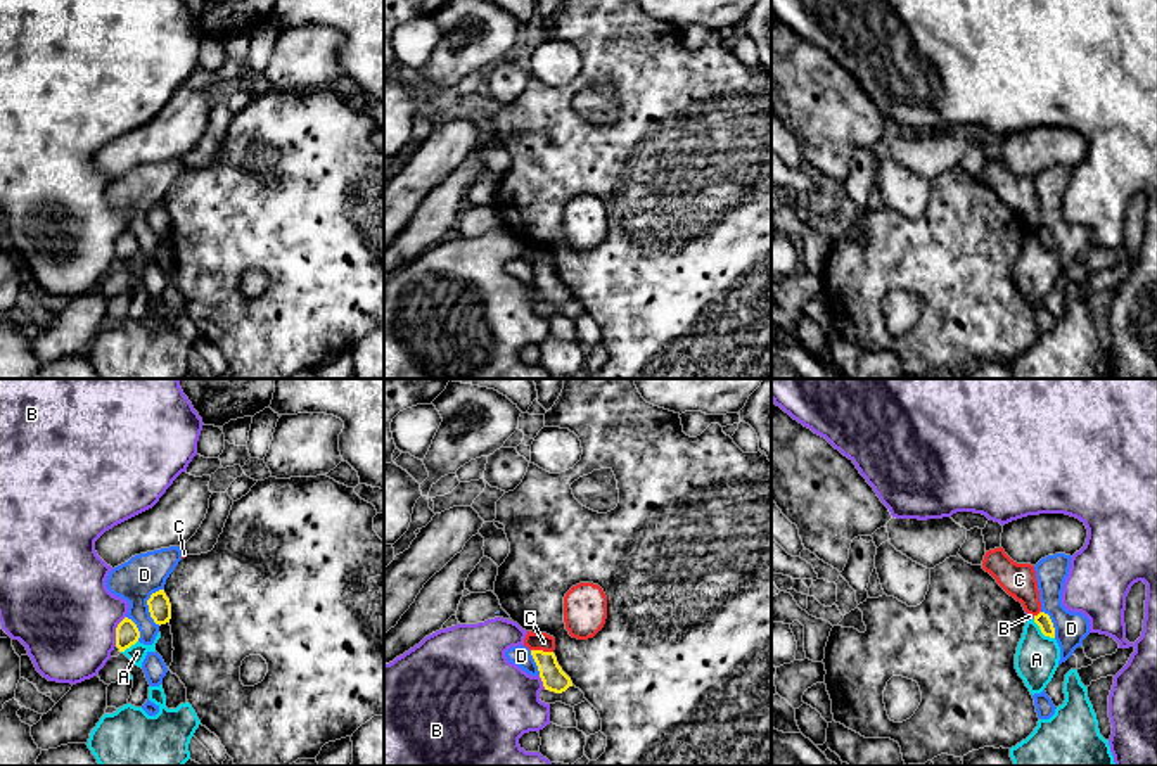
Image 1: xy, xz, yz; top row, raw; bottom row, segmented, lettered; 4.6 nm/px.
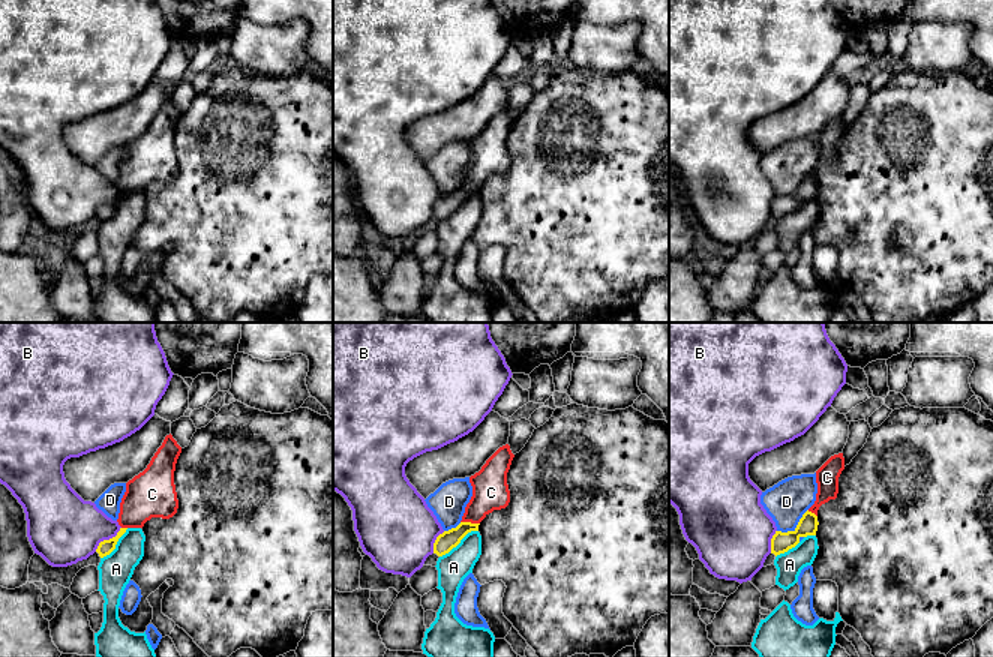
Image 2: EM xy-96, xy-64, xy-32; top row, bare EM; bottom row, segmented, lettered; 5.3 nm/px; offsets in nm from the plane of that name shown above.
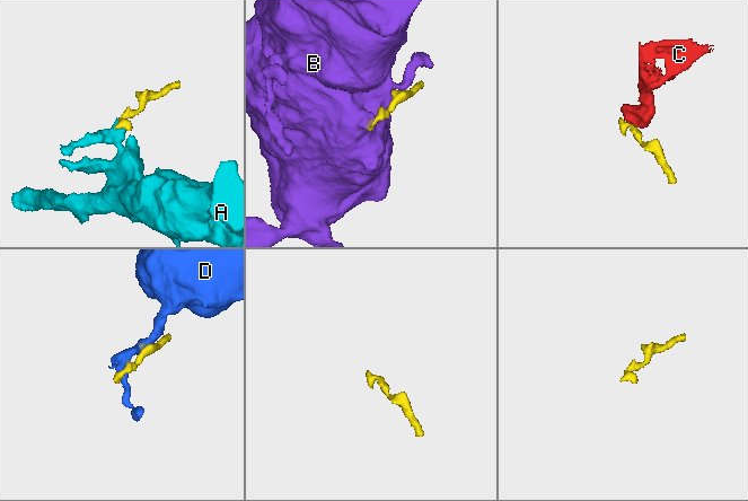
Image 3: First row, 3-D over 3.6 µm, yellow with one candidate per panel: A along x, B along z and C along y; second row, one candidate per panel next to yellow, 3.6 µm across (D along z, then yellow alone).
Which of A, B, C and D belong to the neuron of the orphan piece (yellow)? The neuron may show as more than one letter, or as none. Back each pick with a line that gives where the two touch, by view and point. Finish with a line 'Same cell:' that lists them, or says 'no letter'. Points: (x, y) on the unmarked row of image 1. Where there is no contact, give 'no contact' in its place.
C: contact xz (542, 263)
Same cell: C

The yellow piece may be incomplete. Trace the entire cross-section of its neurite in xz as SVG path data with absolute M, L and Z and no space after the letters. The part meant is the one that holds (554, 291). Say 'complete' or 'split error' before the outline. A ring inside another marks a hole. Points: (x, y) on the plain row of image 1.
split error; M527 244L524 259L531 263L531 268L538 278L540 290L545 303L562 306L572 299L571 290L562 284L553 266L555 251L547 246Z

